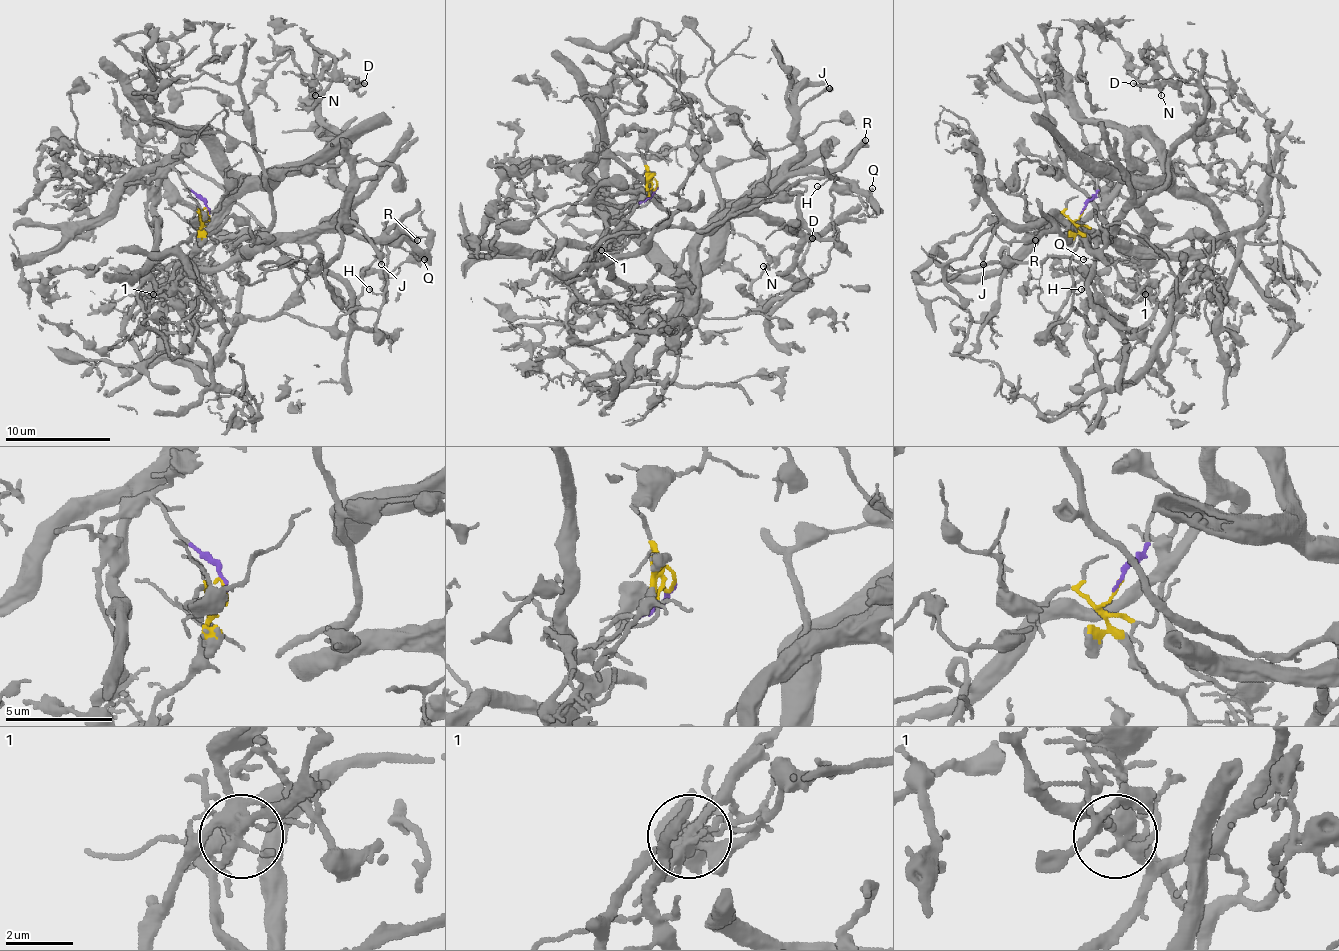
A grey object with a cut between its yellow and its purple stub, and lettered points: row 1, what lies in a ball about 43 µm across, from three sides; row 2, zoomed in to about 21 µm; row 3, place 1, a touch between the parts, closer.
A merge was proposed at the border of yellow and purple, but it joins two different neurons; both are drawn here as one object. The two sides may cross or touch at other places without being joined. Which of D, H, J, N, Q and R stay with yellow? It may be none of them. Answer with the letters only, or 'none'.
H, Q

